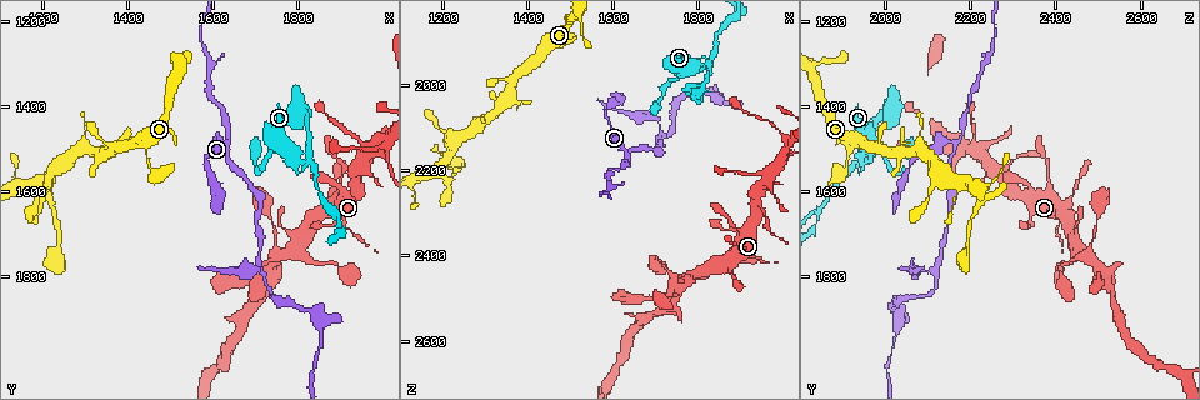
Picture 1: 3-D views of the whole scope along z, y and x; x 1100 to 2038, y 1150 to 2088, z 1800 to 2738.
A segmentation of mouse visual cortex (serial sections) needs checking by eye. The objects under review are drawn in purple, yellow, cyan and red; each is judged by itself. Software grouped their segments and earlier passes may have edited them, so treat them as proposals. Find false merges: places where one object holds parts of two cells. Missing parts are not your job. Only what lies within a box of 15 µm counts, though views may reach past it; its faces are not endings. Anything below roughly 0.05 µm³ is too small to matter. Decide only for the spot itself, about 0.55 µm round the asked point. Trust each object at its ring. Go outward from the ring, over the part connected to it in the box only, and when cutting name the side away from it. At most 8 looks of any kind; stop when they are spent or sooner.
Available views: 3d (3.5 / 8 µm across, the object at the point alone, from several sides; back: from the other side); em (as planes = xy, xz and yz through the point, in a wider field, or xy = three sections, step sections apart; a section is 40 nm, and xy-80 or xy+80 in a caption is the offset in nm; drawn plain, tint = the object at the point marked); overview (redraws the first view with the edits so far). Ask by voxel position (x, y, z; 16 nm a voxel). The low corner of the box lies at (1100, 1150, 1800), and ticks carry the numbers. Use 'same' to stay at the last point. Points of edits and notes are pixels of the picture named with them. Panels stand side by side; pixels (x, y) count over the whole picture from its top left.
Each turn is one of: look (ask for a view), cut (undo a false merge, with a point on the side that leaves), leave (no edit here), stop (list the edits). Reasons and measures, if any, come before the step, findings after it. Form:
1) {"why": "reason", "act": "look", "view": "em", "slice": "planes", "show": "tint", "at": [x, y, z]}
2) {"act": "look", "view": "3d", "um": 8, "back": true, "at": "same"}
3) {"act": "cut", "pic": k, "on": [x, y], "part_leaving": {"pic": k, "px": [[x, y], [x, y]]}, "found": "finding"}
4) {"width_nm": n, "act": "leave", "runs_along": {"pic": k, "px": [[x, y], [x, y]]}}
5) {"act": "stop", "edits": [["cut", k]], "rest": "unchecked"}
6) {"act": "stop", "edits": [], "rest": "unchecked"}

{"why": "sharp bend", "act": "look", "view": "3d", "um": 3.5, "at": [1640, 1475, 2175]}

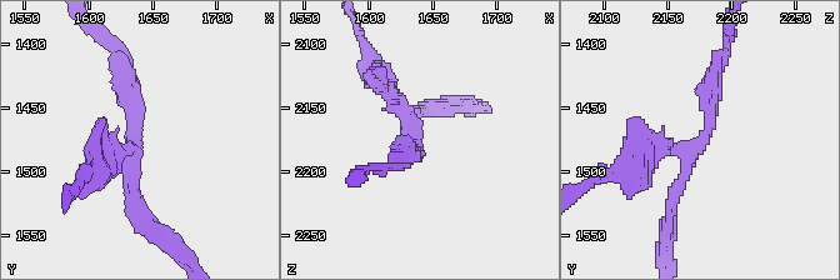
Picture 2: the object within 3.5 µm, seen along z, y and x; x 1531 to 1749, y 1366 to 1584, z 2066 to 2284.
{"act": "look", "view": "em", "slice": "xy", "step": 5, "show": "tint", "at": [1634, 1476, 2176]}

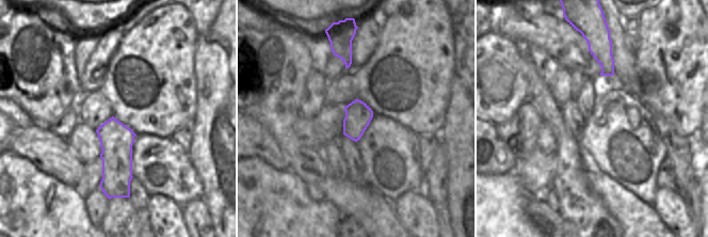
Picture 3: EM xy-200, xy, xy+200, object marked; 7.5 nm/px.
{"act": "leave", "found": "continuous, no second cell"}

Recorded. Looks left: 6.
{"why": "branch point", "act": "look", "view": "3d", "um": 3.5, "at": [1710, 1785, 2120]}

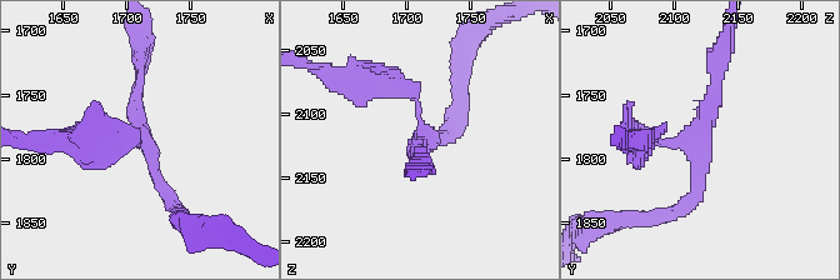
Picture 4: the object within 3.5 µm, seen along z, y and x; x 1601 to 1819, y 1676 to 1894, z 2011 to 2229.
{"arm_widths_nm": [150, 200, 200], "act": "leave", "runs_along": {"pic": 4, "px": [[720, 50], [701, 181], [685, 204]]}, "found": "all the same cell"}

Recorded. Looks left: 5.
{"why": "three arms meet", "act": "look", "view": "3d", "um": 3.5, "at": [2000, 1495, 2120]}

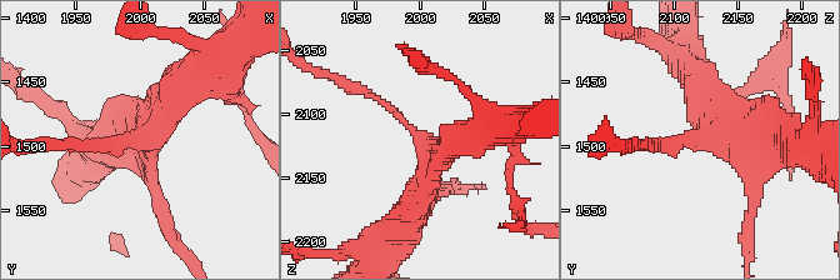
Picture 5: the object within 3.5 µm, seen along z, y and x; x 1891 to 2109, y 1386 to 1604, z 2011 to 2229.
{"arms": 3, "arm_widths_nm": [100, 350, 400], "why": "now the EM", "act": "look", "view": "em", "slice": "xy", "step": 1, "show": "tint", "at": [2000, 1494, 2116]}

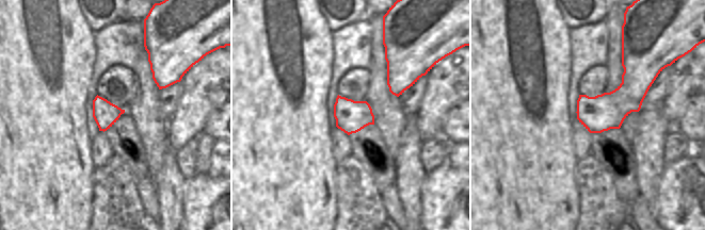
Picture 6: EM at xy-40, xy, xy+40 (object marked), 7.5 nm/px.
{"act": "leave", "runs_along": {"pic": 5, "px": [[414, 201], [433, 150], [375, 96], [349, 86]]}, "found": "all the same cell"}

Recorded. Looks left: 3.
{"why": "two arms in line, one across", "act": "look", "view": "3d", "um": 3.5, "back": true, "at": [1825, 1505, 1955]}

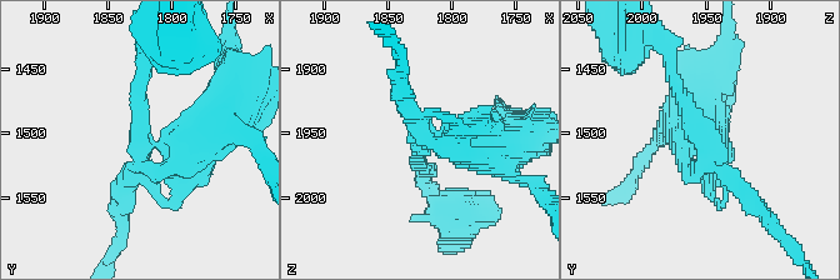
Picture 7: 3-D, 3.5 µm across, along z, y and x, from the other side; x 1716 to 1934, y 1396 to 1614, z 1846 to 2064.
{"why": "shape alone is not enough", "act": "look", "view": "em", "slice": "xy", "step": 2, "show": "tint", "at": [1828, 1500, 1954]}

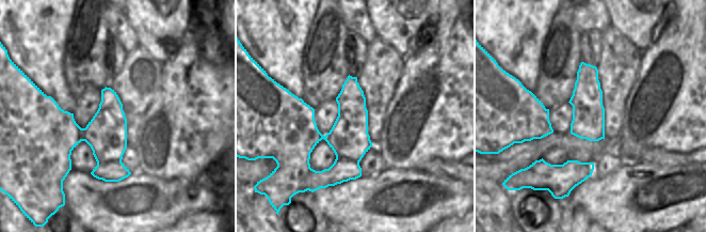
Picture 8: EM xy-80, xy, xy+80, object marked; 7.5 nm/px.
{"why": "another direction", "act": "look", "view": "em", "slice": "planes", "show": "tint", "at": "same"}

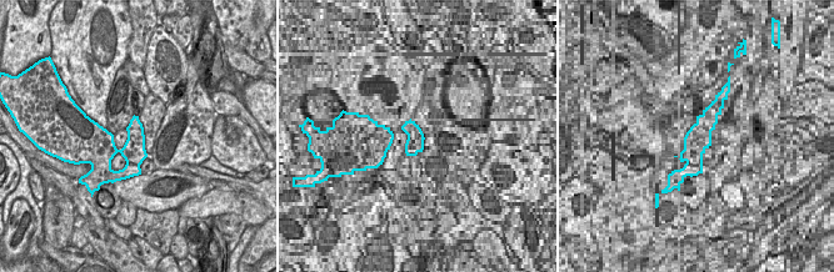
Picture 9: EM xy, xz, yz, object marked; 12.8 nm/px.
{"act": "leave", "runs_along": {"pic": 7, "px": [[209, 121], [136, 136], [144, 60]]}, "found": "one cell here"}

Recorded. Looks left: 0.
{"act": "stop", "edits": [], "rest": "unchecked"}

